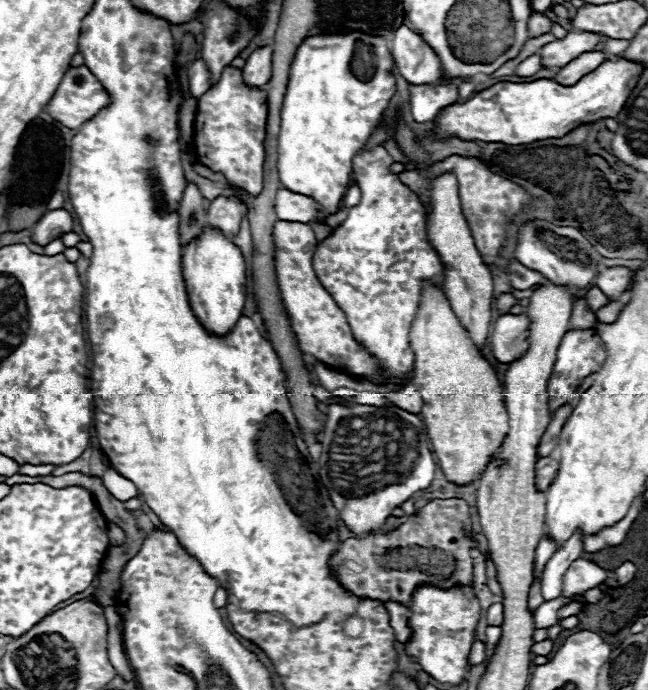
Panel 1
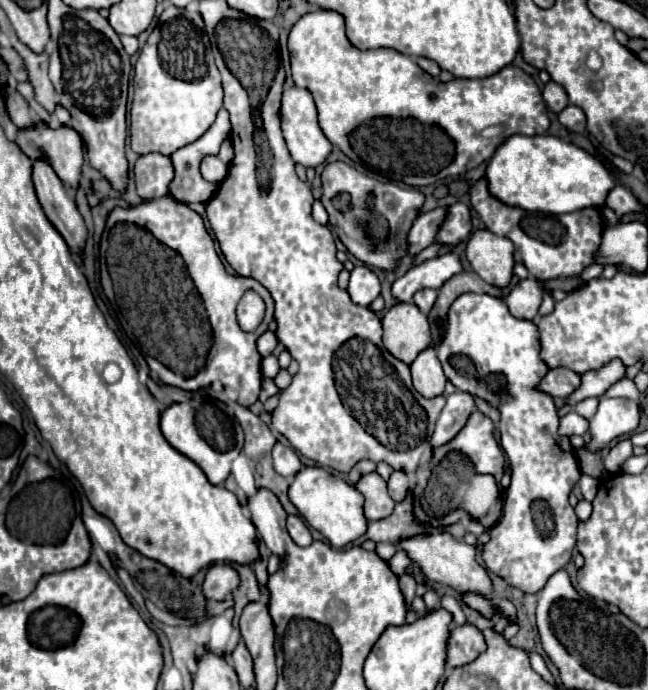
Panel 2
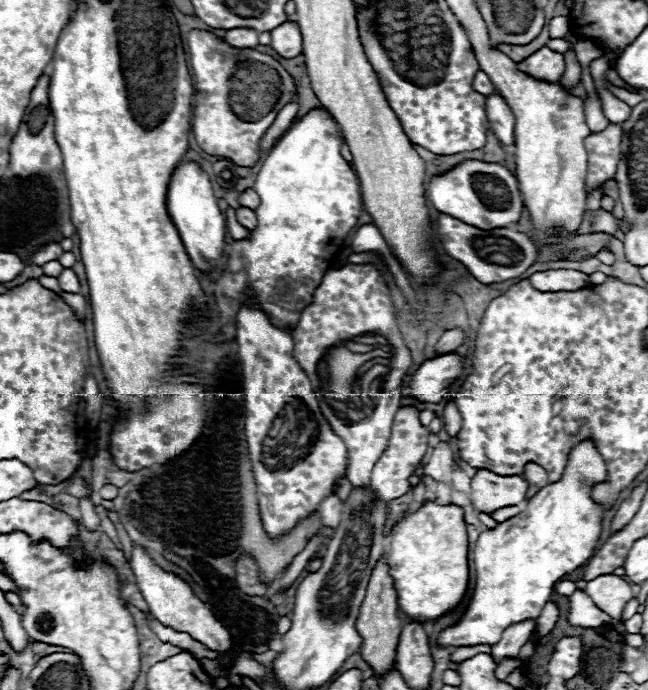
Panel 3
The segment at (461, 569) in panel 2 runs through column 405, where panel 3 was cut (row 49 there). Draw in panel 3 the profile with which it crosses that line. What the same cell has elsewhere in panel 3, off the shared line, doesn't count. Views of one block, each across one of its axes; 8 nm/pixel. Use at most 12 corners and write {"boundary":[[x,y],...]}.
{"boundary":[[544,46],[518,68],[536,80],[558,82],[564,56]]}

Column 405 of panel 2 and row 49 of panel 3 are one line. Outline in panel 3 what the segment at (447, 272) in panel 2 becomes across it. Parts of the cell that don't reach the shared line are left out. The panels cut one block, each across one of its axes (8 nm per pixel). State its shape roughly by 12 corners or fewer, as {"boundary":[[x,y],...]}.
{"boundary":[[294,20],[272,30],[270,46],[284,58],[302,52],[302,32]]}

